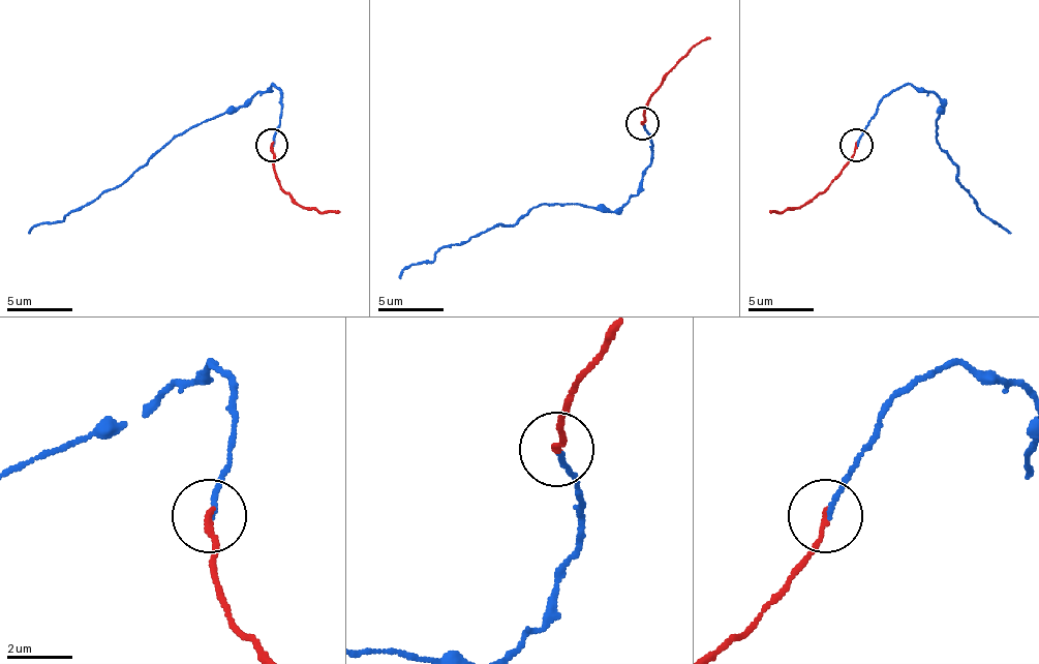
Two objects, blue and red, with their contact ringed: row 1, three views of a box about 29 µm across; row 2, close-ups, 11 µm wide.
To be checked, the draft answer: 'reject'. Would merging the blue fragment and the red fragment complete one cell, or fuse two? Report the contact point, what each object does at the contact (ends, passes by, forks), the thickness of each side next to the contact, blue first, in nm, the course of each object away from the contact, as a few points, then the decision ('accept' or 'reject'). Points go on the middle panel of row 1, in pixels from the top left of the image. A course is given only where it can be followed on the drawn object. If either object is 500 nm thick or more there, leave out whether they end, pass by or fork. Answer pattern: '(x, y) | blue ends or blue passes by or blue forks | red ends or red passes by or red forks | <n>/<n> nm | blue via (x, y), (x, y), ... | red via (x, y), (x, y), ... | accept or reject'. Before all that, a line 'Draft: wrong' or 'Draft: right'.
Draft: wrong
(642, 123) | blue ends | red ends | 150/160 nm | blue via (641, 124), (651, 154), (635, 197), (612, 209), (540, 203), (514, 225), (446, 245), (399, 278) | red via (641, 124), (648, 98), (674, 65), (710, 36) | accept

